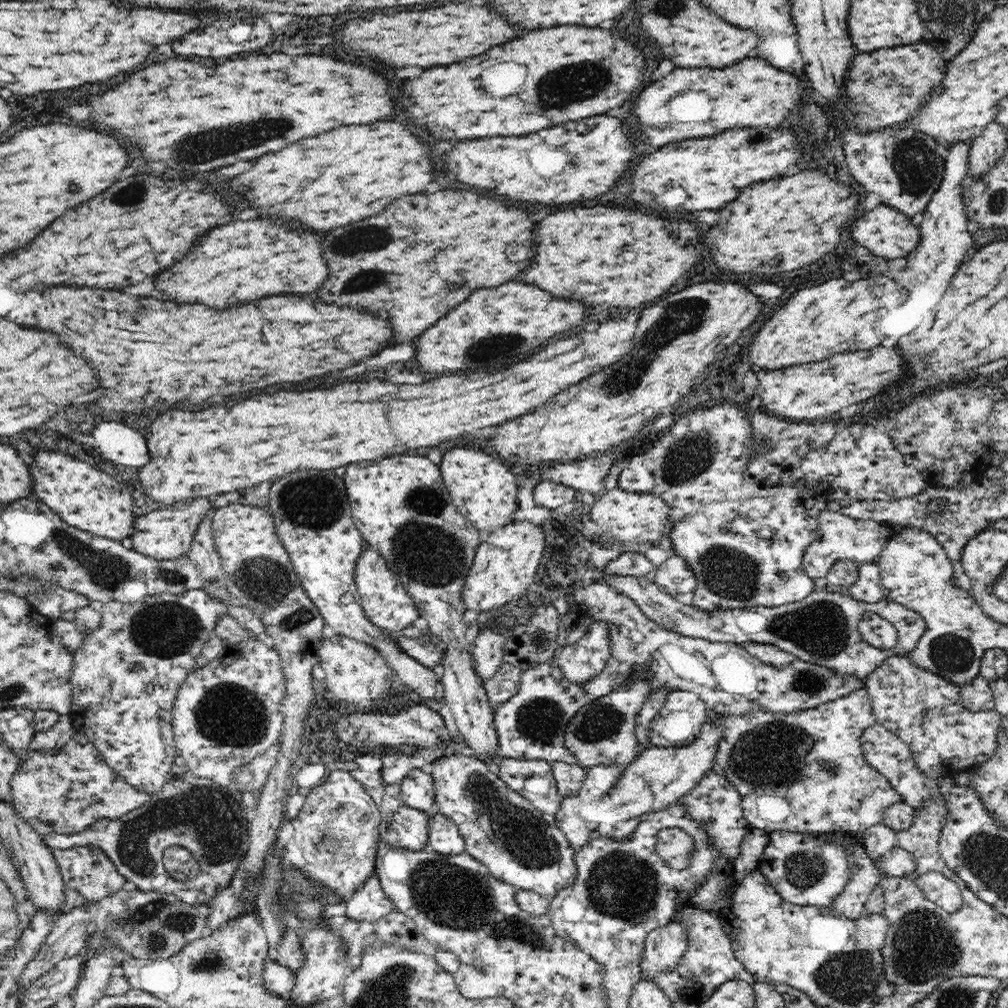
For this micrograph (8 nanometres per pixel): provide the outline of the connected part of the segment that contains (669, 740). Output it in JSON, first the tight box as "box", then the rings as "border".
{"box":[648,690,710,748],"border":[[[674,690],[650,723],[648,744],[658,748],[690,746],[710,720],[708,705],[695,692]]]}

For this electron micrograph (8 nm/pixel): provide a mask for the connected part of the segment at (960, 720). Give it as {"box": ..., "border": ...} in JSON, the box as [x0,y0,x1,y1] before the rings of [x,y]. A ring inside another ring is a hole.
{"box":[864,655,1002,780],"border":[[[898,655],[886,659],[866,677],[864,689],[876,721],[897,734],[898,738],[908,745],[920,773],[928,779],[955,780],[960,774],[972,773],[983,762],[992,759],[998,750],[997,736],[1002,715],[998,712],[970,712],[964,707],[961,687],[935,676],[932,672],[913,666],[908,657]]]}

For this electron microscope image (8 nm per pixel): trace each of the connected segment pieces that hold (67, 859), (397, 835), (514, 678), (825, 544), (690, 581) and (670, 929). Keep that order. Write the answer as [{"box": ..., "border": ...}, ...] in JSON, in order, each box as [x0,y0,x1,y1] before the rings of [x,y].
[{"box":[53,844,130,904],"border":[[[95,844],[74,846],[66,849],[53,849],[53,857],[59,864],[65,885],[86,898],[87,904],[98,902],[116,894],[120,889],[128,888],[130,881],[118,872],[107,852]]]},{"box":[381,806,432,851],"border":[[[402,806],[394,814],[381,838],[397,849],[424,851],[429,849],[429,828],[432,814],[409,806]]]},{"box":[485,663,524,707],"border":[[[504,663],[496,678],[486,682],[485,691],[493,707],[508,703],[519,694],[524,672],[516,666]]]},{"box":[803,507,898,578],"border":[[[822,507],[819,513],[819,536],[807,548],[804,555],[803,569],[812,578],[826,577],[838,561],[854,563],[877,563],[888,541],[898,532],[898,525],[874,520],[873,518],[852,518],[832,507]]]},{"box":[653,552,698,595],"border":[[[677,552],[669,556],[663,565],[654,570],[653,579],[663,593],[687,595],[693,594],[698,586],[698,579],[688,561]]]},{"box":[642,922,686,979],"border":[[[671,922],[663,928],[656,928],[646,939],[642,978],[653,979],[658,970],[668,970],[678,964],[686,950],[686,930]]]}]

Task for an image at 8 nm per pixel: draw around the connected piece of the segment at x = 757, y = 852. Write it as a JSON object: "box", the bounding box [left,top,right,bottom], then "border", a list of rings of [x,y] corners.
{"box":[734,828,771,884],"border":[[[752,828],[746,833],[744,840],[741,842],[741,853],[735,862],[734,879],[736,879],[736,884],[746,876],[746,873],[758,867],[770,840],[771,833],[760,828]]]}

